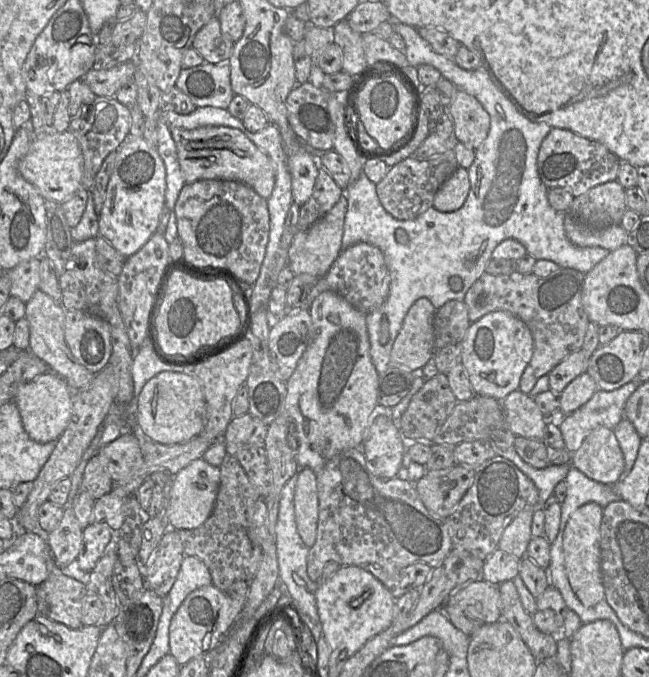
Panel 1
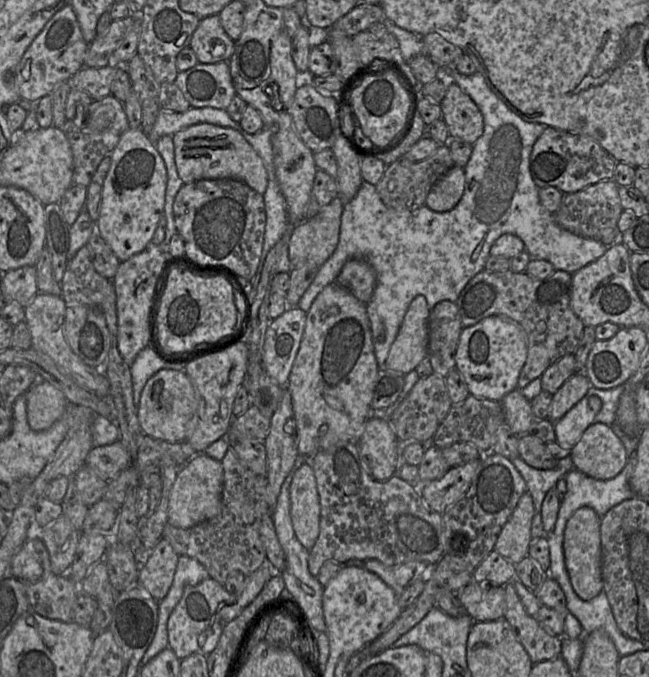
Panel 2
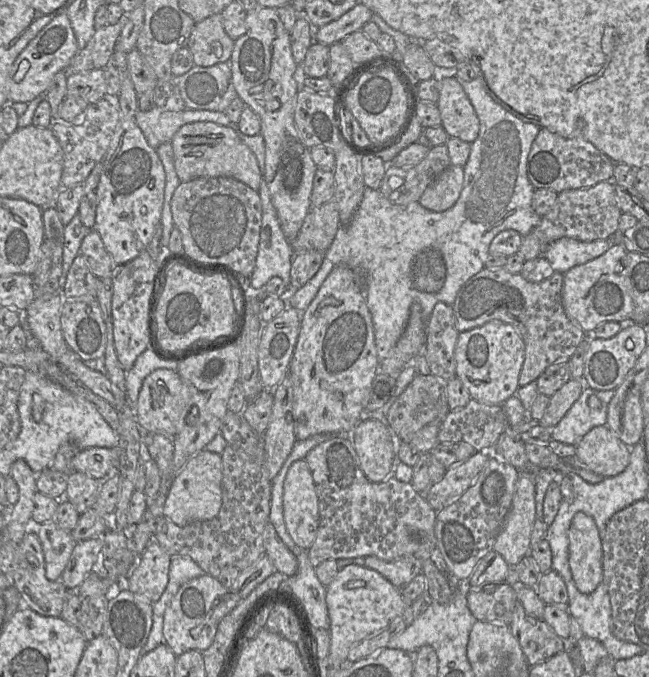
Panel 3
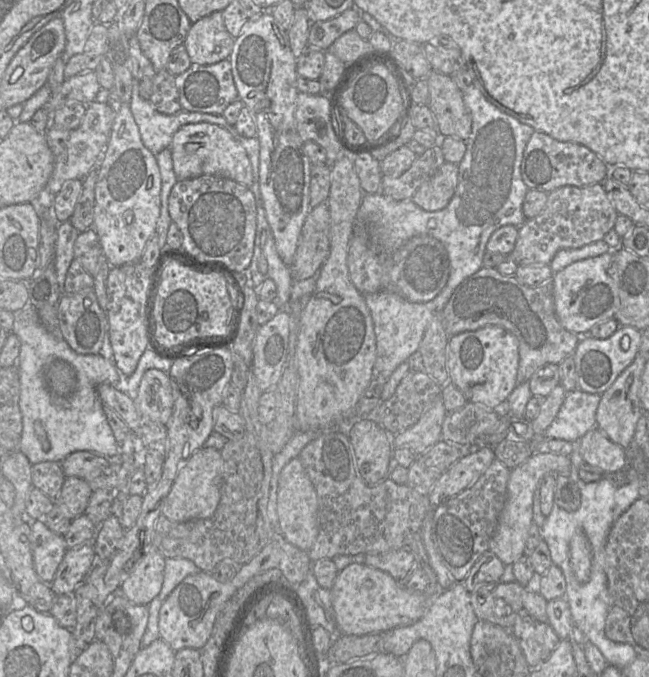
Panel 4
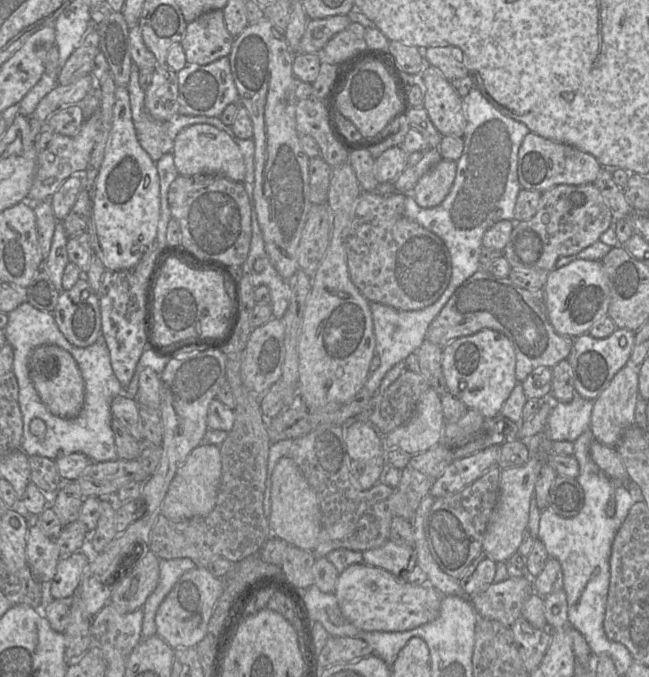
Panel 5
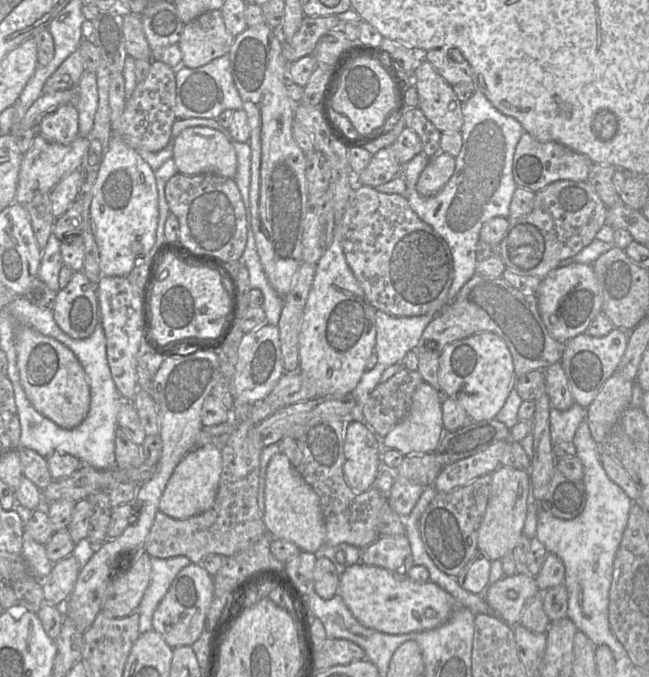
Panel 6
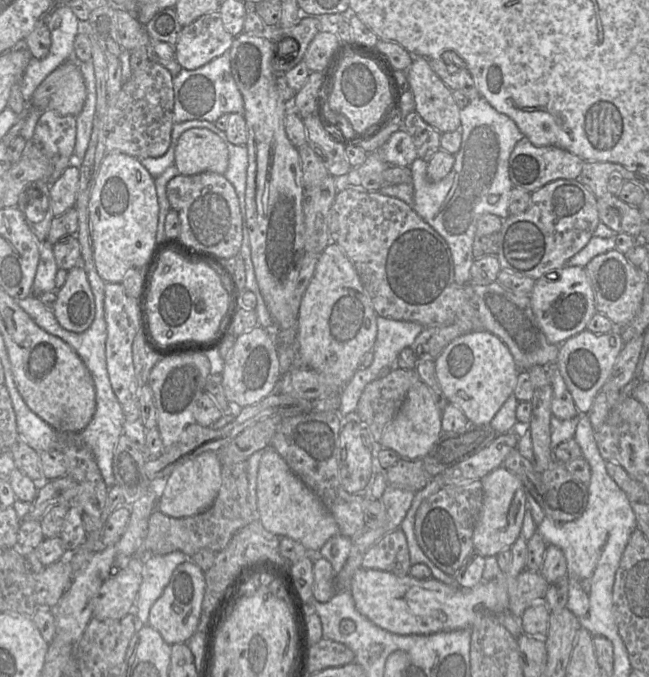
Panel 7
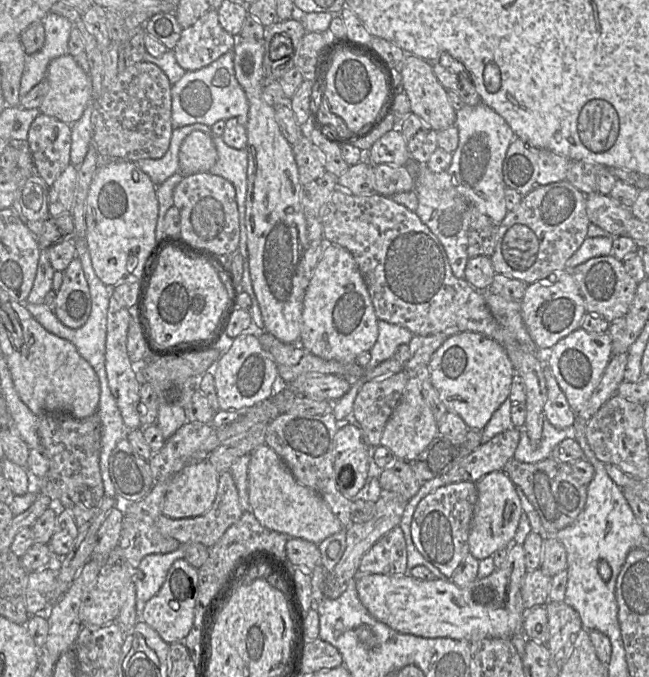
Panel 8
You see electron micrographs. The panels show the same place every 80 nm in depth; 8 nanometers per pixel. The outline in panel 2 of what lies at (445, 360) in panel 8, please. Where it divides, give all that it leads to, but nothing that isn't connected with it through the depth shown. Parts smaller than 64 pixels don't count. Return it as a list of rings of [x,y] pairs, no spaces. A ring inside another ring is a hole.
[[[489,316],[463,328],[455,354],[455,367],[463,376],[469,393],[478,398],[501,402],[515,389],[528,352],[527,335],[514,321],[502,316]]]

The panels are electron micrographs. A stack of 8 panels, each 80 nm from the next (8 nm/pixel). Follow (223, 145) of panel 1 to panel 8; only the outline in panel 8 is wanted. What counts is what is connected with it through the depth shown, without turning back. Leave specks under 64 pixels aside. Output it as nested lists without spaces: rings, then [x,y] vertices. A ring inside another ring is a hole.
[[[195,130],[184,139],[179,150],[179,171],[184,176],[209,172],[218,160],[216,146],[209,135]]]

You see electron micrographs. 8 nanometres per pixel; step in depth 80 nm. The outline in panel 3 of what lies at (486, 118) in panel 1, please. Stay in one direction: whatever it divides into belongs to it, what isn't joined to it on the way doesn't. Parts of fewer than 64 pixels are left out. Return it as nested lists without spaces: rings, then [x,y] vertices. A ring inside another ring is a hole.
[[[448,76],[441,80],[437,106],[441,114],[442,126],[449,137],[456,137],[469,143],[477,139],[480,121],[457,77]]]

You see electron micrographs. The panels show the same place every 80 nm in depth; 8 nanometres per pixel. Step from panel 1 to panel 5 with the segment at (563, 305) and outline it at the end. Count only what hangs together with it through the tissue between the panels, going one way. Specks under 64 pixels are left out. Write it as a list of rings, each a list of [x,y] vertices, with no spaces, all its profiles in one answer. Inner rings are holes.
[[[477,270],[455,290],[429,325],[425,339],[444,349],[450,341],[483,329],[498,331],[509,339],[515,351],[515,375],[519,383],[536,368],[552,368],[561,360],[567,359],[574,340],[573,337],[557,333],[551,325],[543,289],[525,289],[514,284],[508,277],[500,278]]]

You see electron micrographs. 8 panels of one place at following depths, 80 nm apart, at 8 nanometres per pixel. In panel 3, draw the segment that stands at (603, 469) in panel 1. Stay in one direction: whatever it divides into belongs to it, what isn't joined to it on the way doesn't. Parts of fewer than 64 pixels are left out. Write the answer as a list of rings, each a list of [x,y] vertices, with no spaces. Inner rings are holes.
[[[606,424],[592,428],[575,448],[579,461],[605,478],[622,473],[629,464],[629,447]]]

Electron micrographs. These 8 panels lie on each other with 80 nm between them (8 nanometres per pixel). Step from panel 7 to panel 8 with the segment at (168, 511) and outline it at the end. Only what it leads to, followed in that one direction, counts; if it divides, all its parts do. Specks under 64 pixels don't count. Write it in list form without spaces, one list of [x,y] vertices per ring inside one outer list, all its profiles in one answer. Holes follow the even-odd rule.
[[[207,458],[187,464],[168,480],[162,514],[171,519],[205,514],[216,498],[218,478]]]

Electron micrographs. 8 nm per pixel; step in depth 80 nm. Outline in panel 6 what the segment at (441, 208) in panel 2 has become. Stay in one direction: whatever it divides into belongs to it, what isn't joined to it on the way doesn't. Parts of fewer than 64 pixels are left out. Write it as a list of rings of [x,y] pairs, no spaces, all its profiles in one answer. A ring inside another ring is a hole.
[[[440,151],[430,158],[428,165],[422,171],[417,191],[424,197],[431,197],[439,193],[452,177],[456,168],[456,158]]]

